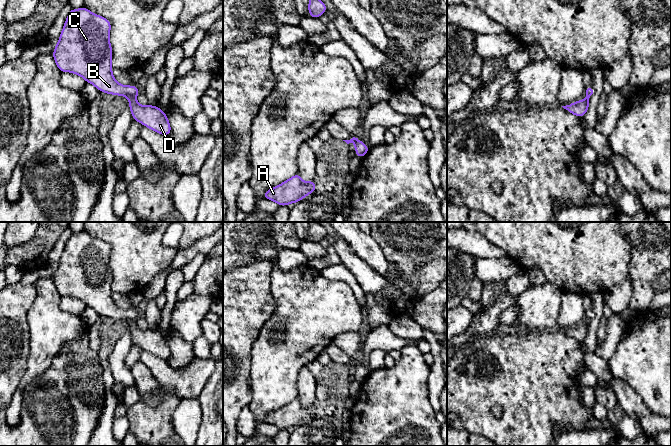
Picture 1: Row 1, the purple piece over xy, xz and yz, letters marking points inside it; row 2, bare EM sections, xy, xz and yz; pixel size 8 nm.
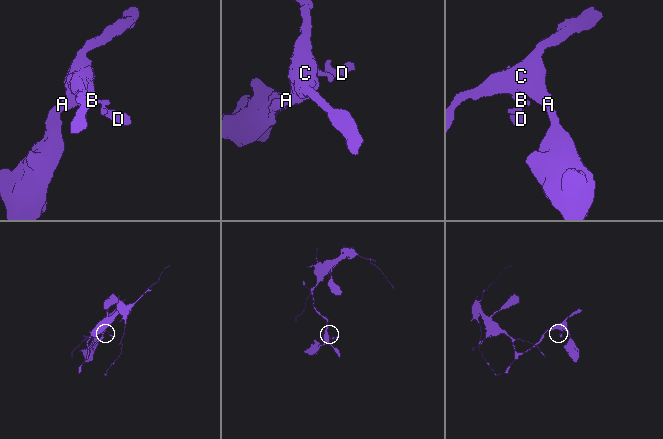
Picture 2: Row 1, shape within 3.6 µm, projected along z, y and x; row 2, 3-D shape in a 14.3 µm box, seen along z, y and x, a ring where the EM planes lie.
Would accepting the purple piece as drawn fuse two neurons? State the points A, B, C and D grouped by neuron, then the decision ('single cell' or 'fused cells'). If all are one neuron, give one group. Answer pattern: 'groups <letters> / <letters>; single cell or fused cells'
groups A B C / D; fused cells

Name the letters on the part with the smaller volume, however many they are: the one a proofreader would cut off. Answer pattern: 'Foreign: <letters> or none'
Foreign: D

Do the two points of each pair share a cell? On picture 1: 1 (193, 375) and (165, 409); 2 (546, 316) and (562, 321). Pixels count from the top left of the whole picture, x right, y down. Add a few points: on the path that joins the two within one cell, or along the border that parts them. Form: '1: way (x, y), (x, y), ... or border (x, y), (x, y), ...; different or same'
1: border (157, 381), (164, 389), (173, 391), (181, 398); different
2: border (562, 296), (556, 328); different

